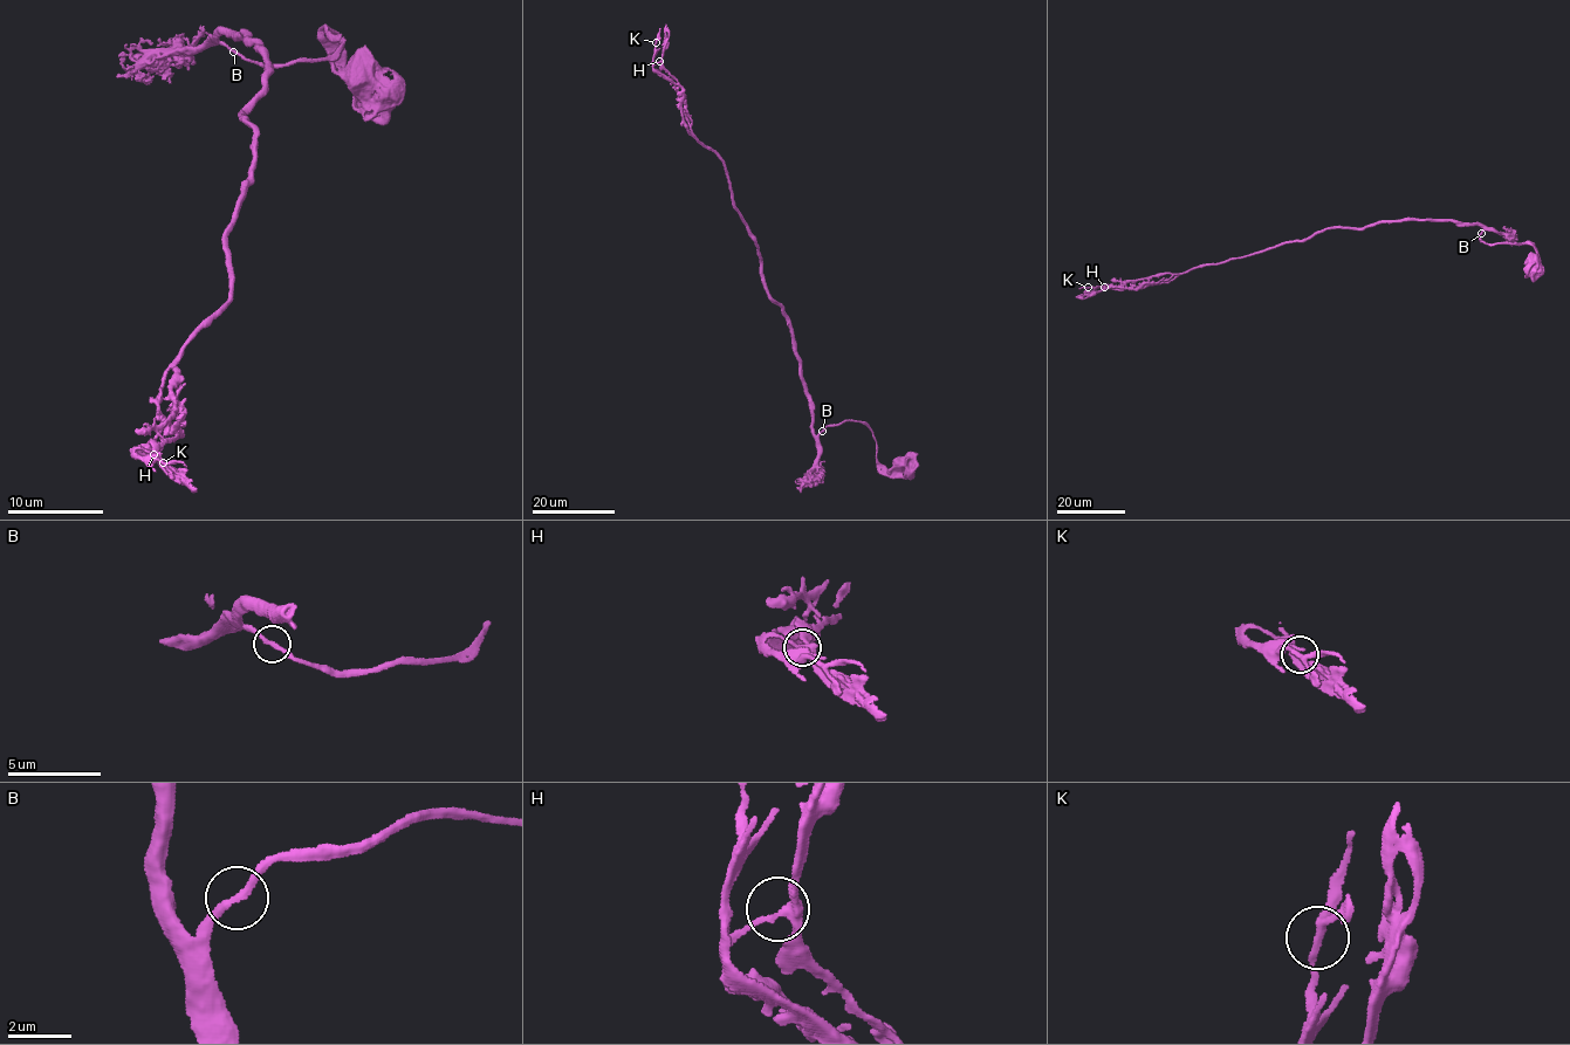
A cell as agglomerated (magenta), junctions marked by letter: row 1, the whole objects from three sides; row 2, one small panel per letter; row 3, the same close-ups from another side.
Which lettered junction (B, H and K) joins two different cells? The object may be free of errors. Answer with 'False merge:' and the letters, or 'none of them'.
False merge: none of them

